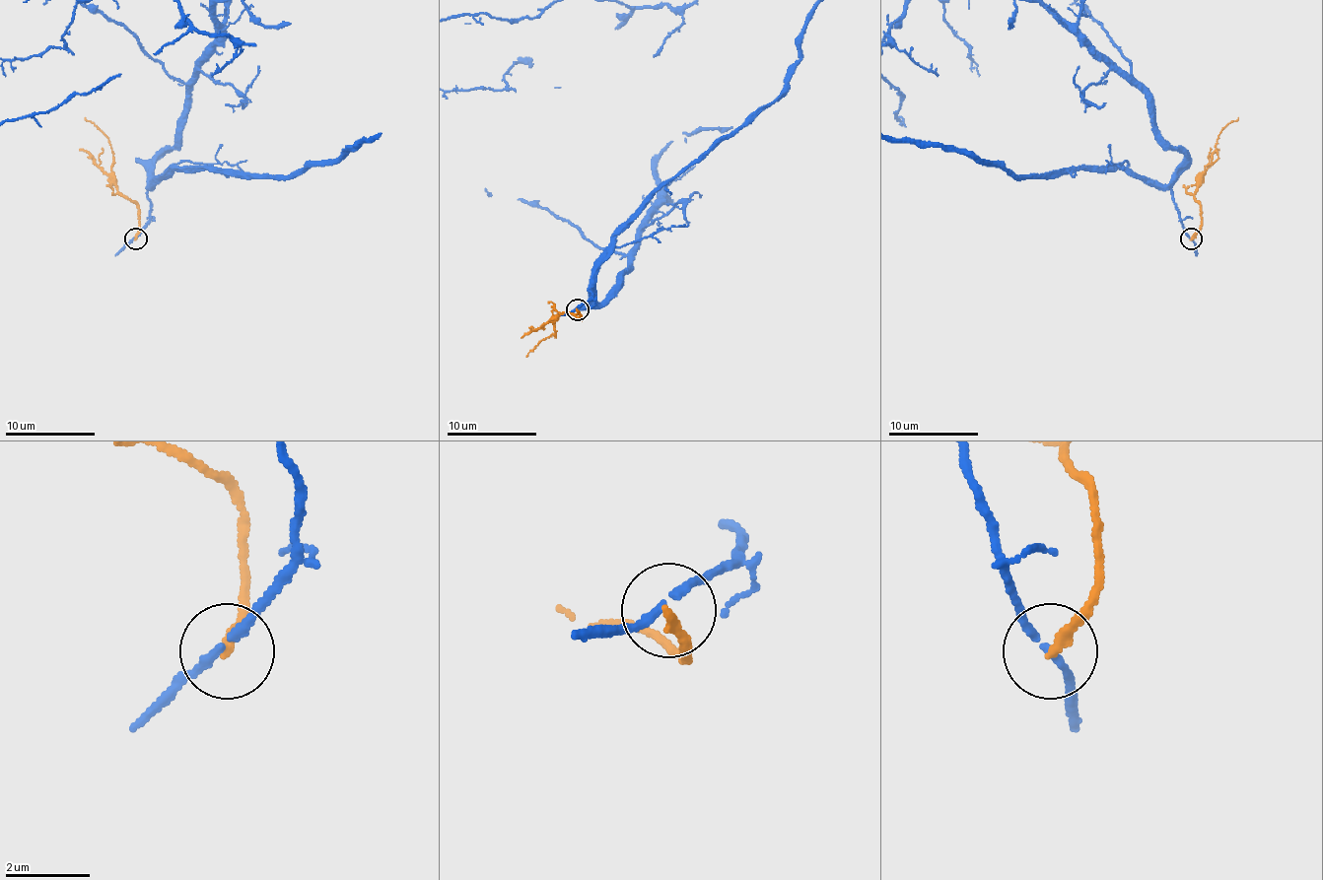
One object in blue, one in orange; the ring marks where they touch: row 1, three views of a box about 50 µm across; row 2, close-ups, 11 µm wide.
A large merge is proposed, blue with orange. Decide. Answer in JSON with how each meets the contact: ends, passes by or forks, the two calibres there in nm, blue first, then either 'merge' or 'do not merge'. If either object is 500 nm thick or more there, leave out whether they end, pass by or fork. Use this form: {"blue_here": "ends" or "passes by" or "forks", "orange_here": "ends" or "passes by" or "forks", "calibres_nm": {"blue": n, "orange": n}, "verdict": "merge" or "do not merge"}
{"blue_here": "passes by", "orange_here": "ends", "calibres_nm": {"blue": 170, "orange": 220}, "verdict": "do not merge"}

